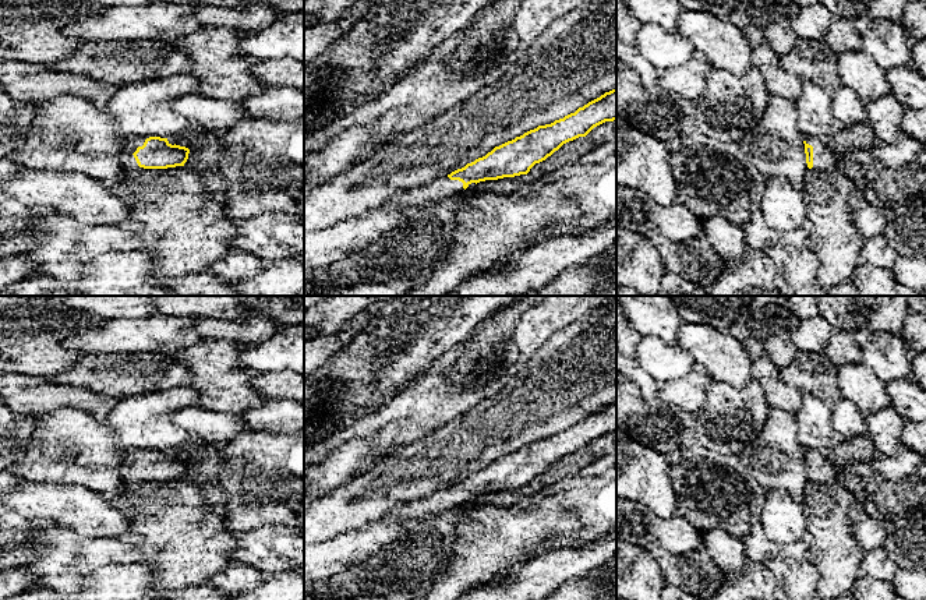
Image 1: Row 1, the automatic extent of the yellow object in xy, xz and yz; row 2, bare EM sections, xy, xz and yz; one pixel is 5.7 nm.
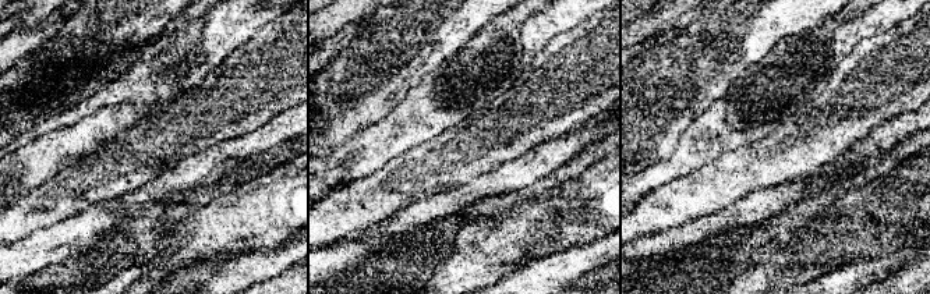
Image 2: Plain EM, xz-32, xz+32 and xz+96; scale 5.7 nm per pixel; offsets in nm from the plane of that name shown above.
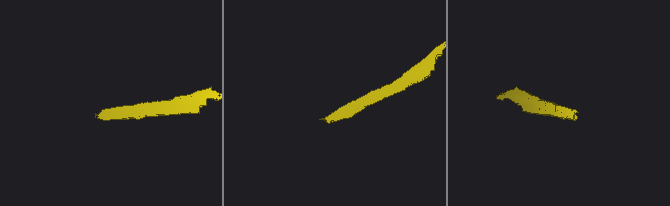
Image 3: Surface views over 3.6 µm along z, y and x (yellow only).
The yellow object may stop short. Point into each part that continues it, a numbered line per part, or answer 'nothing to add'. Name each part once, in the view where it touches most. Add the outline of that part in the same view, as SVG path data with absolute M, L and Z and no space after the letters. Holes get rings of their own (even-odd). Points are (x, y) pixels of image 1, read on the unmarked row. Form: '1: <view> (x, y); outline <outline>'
1: xy (130, 458); outline M134 448L134 449L126 451L123 456L123 463L121 463L121 477L126 484L131 486L131 484L144 481L138 479L132 466L137 463L138 459L144 458L146 451L148 449L142 449L142 448Z

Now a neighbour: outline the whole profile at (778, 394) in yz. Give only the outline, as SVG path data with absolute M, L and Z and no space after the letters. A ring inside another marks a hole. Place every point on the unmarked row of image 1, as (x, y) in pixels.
M766 354L752 363L752 377L763 387L768 406L795 414L802 402L802 392L782 381L778 373L780 370Z

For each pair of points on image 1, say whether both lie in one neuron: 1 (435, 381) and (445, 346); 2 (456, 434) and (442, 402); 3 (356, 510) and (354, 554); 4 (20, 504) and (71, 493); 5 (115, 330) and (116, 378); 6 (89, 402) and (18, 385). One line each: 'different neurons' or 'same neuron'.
1: different neurons
2: different neurons
3: different neurons
4: same neuron
5: different neurons
6: same neuron

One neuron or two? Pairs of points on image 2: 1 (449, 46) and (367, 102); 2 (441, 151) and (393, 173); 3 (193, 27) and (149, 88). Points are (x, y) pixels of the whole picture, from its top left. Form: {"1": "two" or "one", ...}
{"1": "one", "2": "one", "3": "one"}

